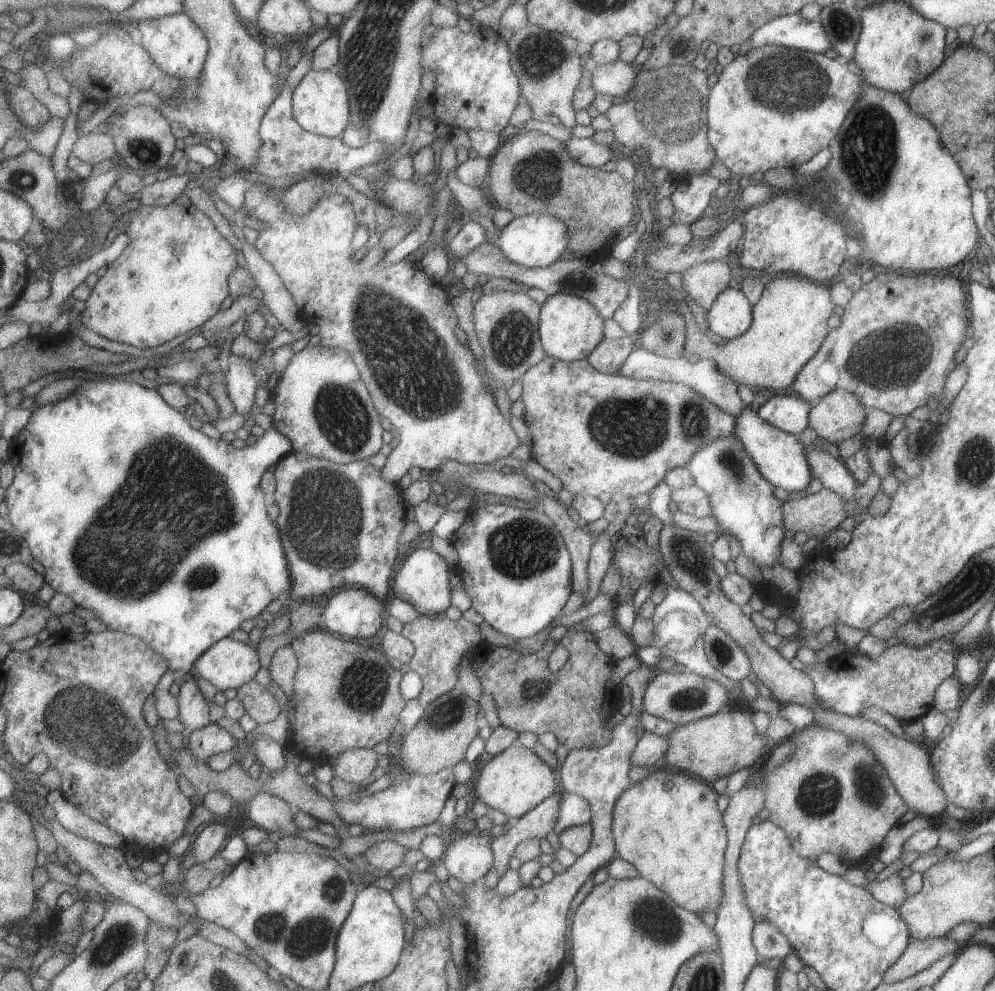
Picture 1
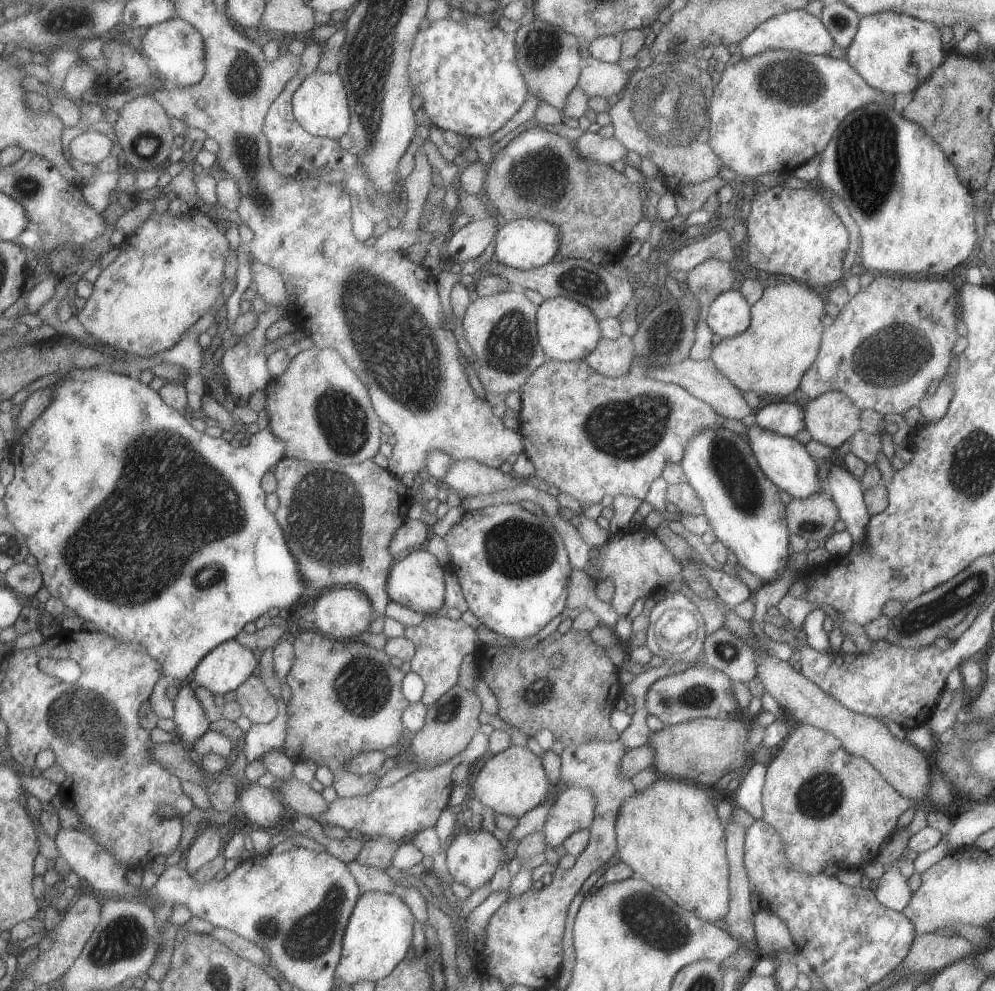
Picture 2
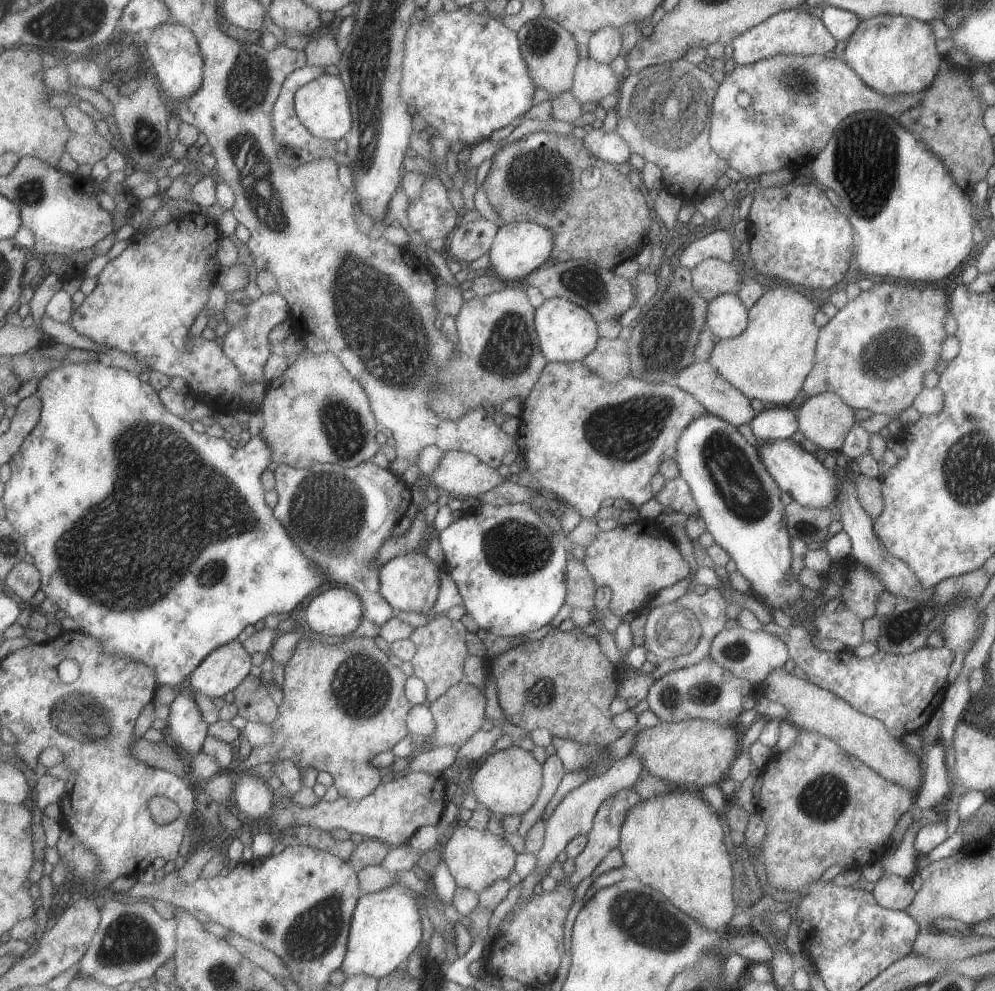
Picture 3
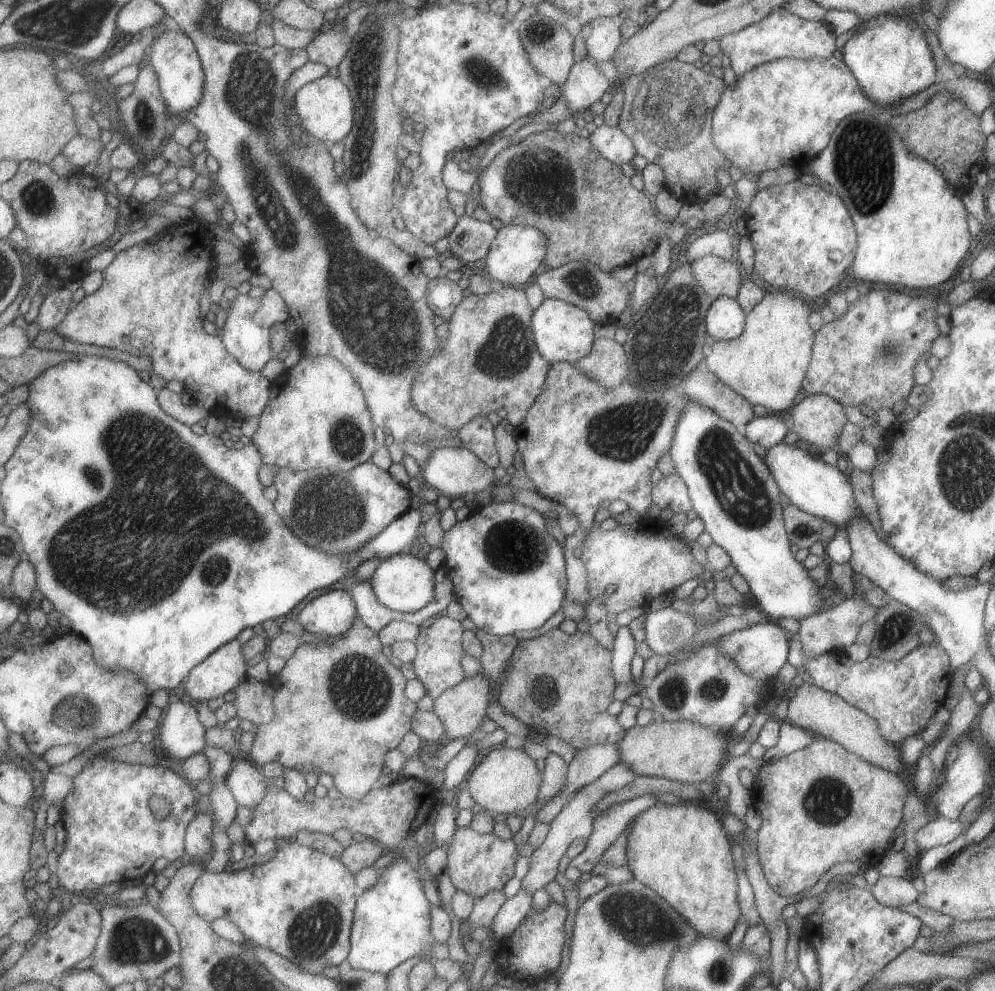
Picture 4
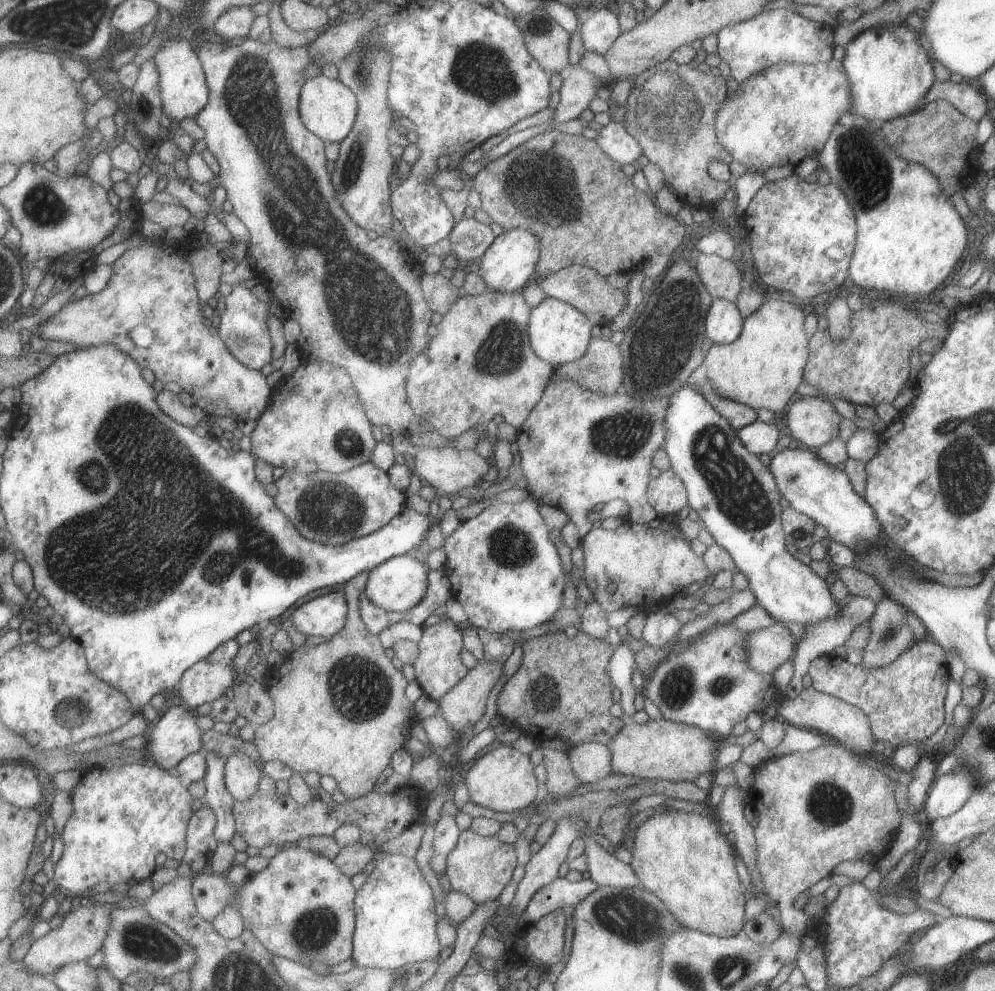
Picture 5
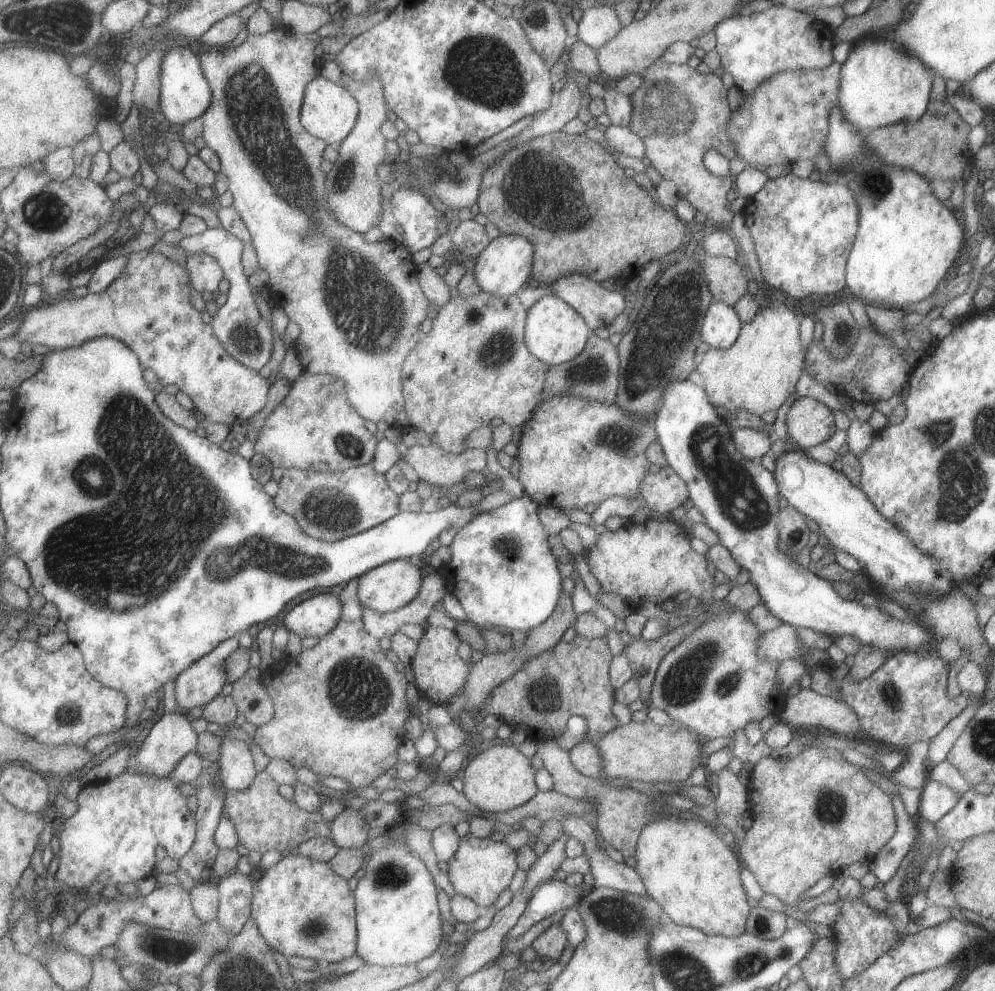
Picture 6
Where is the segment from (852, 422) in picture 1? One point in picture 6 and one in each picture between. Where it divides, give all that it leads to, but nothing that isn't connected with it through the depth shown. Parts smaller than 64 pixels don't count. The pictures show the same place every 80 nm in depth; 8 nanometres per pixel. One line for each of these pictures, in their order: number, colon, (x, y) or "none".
2: (831, 418)
3: (824, 419)
4: (818, 419)
5: (813, 421)
6: (808, 422)

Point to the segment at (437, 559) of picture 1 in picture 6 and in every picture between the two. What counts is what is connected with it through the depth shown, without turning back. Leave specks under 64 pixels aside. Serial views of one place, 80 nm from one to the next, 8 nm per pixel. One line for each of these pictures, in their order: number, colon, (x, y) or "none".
2: (418, 581)
3: (411, 583)
4: (406, 583)
5: (400, 584)
6: (390, 587)

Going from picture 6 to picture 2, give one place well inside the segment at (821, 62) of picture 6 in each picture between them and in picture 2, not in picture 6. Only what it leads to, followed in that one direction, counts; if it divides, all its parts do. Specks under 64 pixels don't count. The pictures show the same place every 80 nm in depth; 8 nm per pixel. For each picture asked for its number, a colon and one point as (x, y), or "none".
2: (797, 30)
3: (794, 31)
4: (779, 34)
5: (778, 35)

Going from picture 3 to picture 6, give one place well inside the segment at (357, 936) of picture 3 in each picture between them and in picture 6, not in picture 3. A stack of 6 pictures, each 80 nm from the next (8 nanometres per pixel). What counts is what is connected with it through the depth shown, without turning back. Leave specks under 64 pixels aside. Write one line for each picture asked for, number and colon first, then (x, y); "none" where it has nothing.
4: (392, 924)
5: (396, 924)
6: (399, 922)

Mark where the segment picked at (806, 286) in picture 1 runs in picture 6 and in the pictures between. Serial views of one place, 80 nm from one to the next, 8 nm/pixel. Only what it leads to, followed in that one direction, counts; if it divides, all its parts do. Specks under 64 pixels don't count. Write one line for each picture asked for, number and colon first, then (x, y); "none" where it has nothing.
2: (769, 357)
3: (769, 360)
4: (765, 364)
5: (761, 368)
6: (758, 372)

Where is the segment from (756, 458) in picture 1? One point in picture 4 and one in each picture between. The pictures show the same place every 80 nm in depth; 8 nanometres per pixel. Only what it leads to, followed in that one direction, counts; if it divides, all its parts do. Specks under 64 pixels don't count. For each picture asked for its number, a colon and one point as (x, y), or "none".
2: (783, 460)
3: (795, 471)
4: (815, 487)

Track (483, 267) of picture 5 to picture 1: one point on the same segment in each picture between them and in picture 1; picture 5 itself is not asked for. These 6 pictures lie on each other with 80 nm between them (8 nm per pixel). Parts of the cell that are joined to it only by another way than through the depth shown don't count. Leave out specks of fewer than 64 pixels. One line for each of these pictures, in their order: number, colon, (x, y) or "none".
1: (533, 240)
2: (525, 243)
3: (519, 247)
4: (518, 251)

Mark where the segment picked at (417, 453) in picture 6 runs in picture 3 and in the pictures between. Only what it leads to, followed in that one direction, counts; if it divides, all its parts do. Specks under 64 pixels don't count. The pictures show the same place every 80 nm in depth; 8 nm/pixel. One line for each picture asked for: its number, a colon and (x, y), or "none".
3: (459, 474)
4: (455, 471)
5: (450, 470)

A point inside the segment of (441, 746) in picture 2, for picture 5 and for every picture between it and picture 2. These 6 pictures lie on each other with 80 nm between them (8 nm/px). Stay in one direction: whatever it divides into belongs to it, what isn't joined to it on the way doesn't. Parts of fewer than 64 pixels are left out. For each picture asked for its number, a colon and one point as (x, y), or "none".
3: (460, 712)
4: (463, 709)
5: (463, 706)

